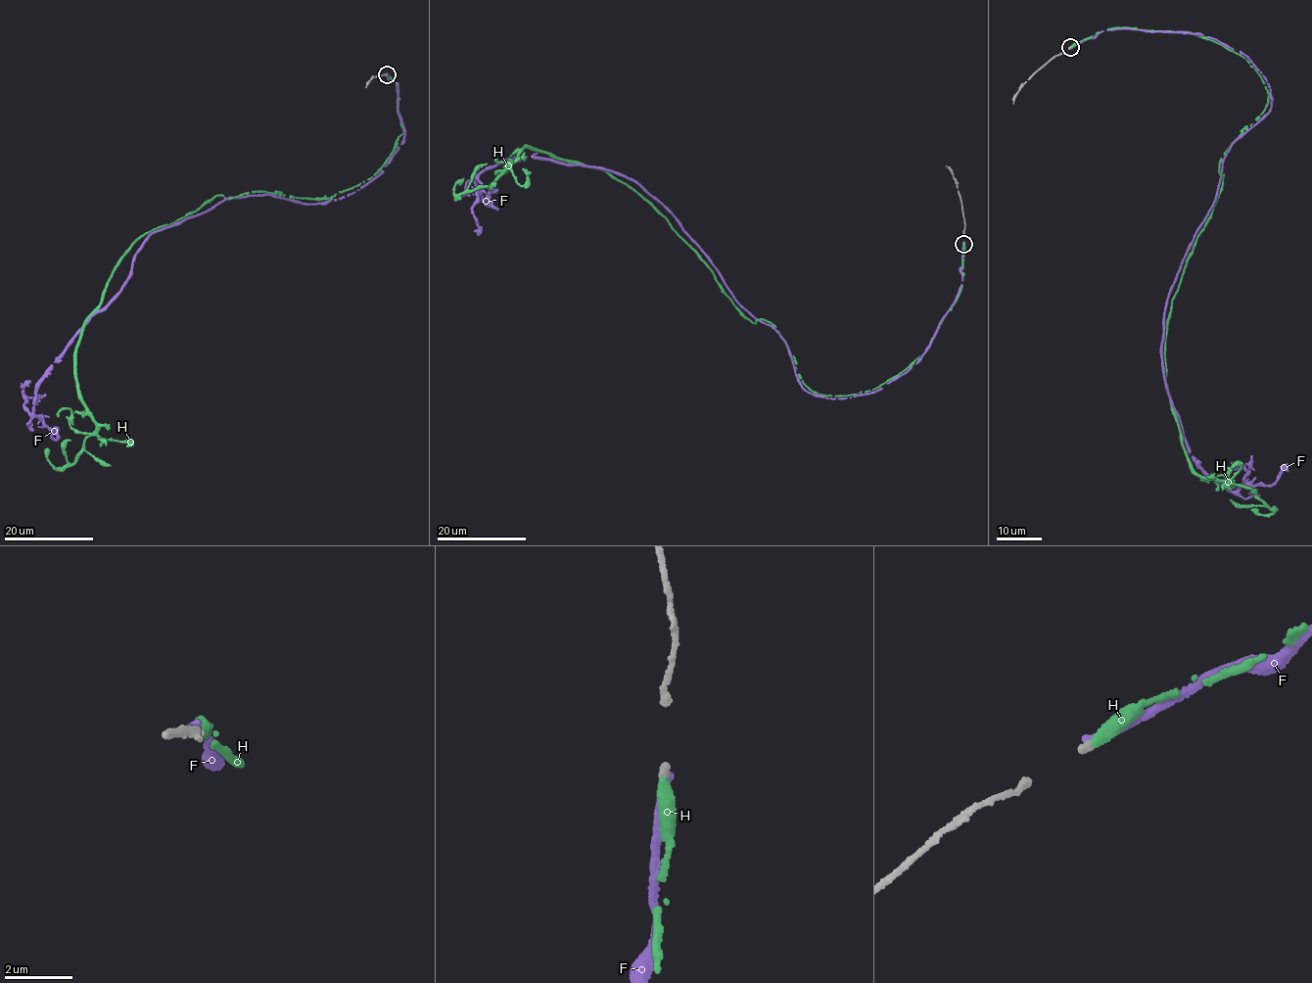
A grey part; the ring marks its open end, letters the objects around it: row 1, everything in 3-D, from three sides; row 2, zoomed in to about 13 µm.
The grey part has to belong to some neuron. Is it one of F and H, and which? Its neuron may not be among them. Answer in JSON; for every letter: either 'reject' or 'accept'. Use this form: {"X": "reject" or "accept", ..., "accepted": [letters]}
{"F": "reject", "H": "accept", "accepted": ["H"]}

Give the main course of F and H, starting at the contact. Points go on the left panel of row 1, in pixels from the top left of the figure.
F: (386, 74), (405, 130), (384, 171), (325, 204), (231, 198), (150, 236), (39, 381), (54, 426)
H: (387, 75), (404, 128), (373, 175), (217, 195), (133, 244), (77, 347), (95, 430), (61, 467), (48, 448)

